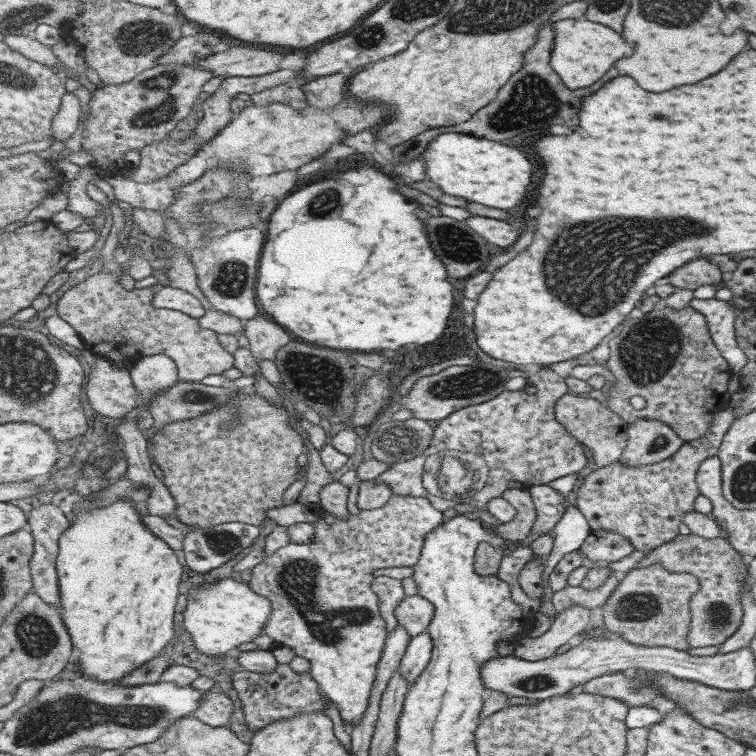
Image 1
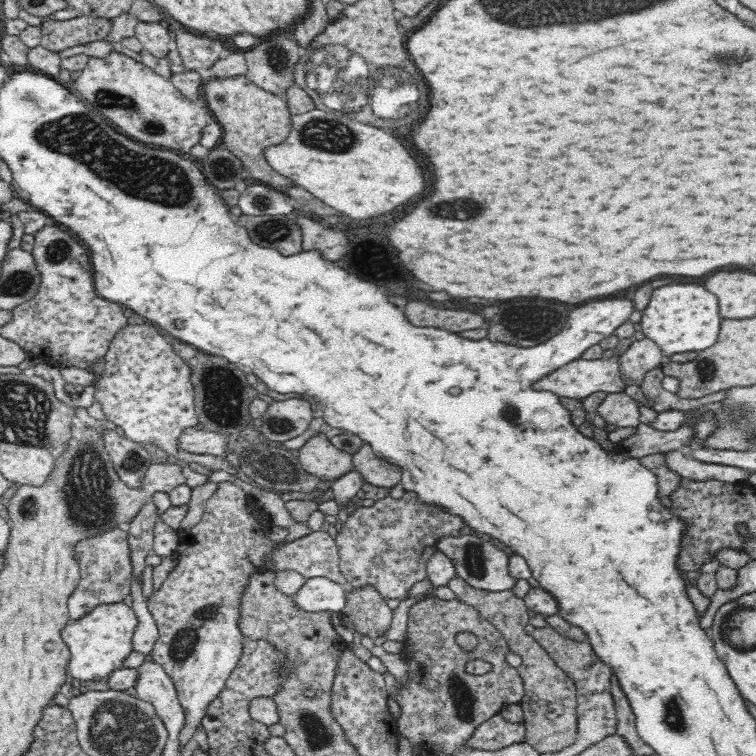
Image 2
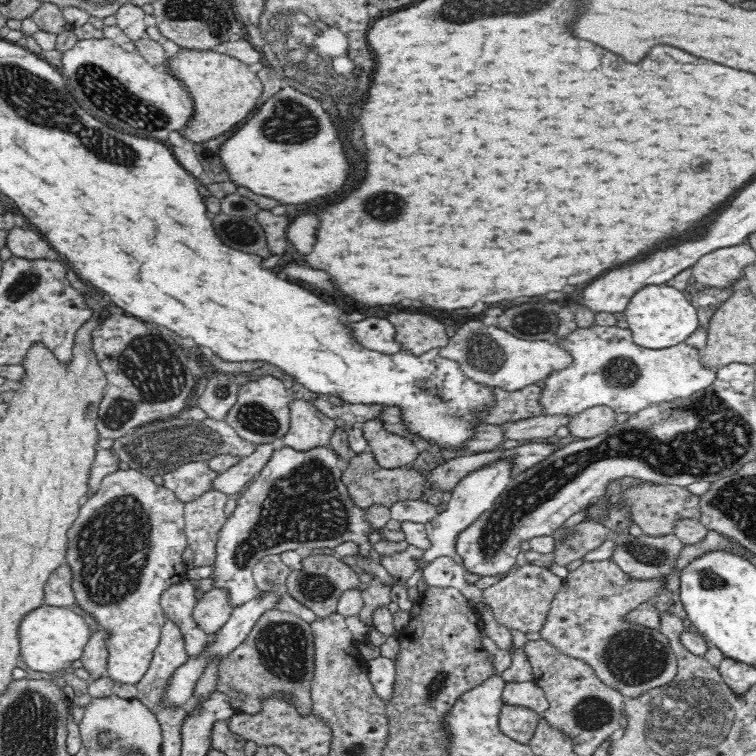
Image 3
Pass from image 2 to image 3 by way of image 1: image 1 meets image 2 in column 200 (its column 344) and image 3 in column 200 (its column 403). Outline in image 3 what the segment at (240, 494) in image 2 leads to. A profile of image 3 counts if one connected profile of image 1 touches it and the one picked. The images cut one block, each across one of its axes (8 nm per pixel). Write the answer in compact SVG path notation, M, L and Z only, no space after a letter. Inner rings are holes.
M210 490L184 506L185 535L193 552L193 566L213 565L218 556L220 529L228 522L225 512L228 495Z

